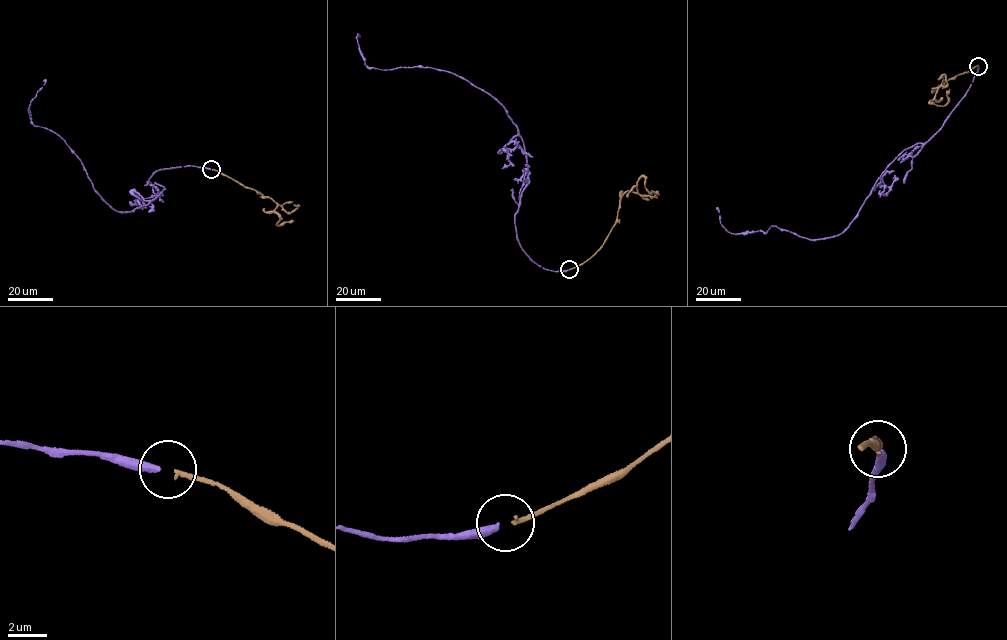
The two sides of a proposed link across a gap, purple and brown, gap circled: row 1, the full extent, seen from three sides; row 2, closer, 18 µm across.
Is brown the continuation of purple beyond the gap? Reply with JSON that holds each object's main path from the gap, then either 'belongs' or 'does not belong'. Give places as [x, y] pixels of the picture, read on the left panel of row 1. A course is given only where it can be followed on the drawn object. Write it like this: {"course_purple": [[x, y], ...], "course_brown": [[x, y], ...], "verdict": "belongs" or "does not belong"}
{"course_purple": [[211, 169], [161, 169], [148, 181], [165, 189], [156, 198], [117, 211], [64, 140], [32, 123], [43, 80]], "course_brown": [[212, 169], [275, 201], [277, 207], [275, 212], [280, 219], [276, 224], [294, 221]], "verdict": "belongs"}

